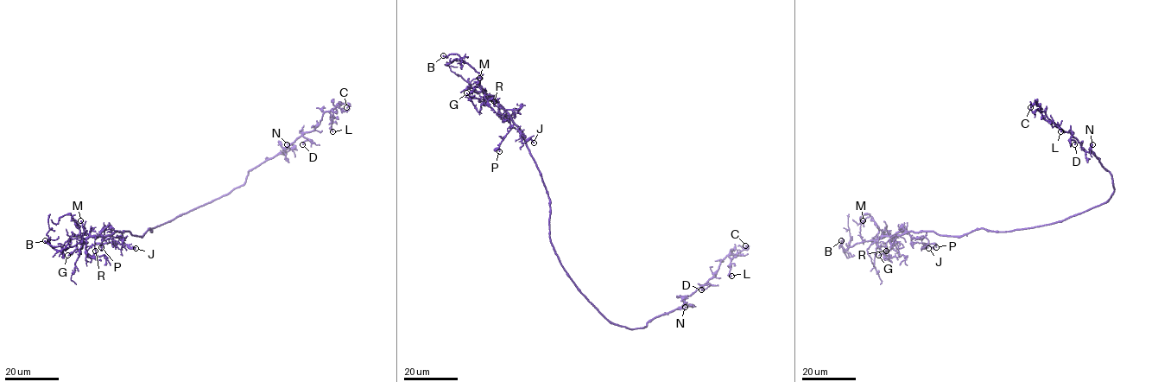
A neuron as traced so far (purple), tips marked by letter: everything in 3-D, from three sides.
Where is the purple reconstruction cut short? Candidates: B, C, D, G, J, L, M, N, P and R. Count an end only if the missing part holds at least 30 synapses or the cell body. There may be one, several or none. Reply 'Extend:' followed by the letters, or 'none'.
Extend: B

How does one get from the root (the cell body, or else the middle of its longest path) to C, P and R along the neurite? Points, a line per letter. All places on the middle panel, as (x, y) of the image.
C: (560, 261), (577, 289), (609, 321), (640, 328), (680, 308), (722, 260), (745, 245)
P: (560, 261), (550, 239), (549, 199), (540, 171), (522, 130), (502, 107), (511, 126), (499, 151)
R: (560, 261), (550, 239), (549, 199), (540, 171), (522, 130), (503, 109), (494, 104), (494, 101)

